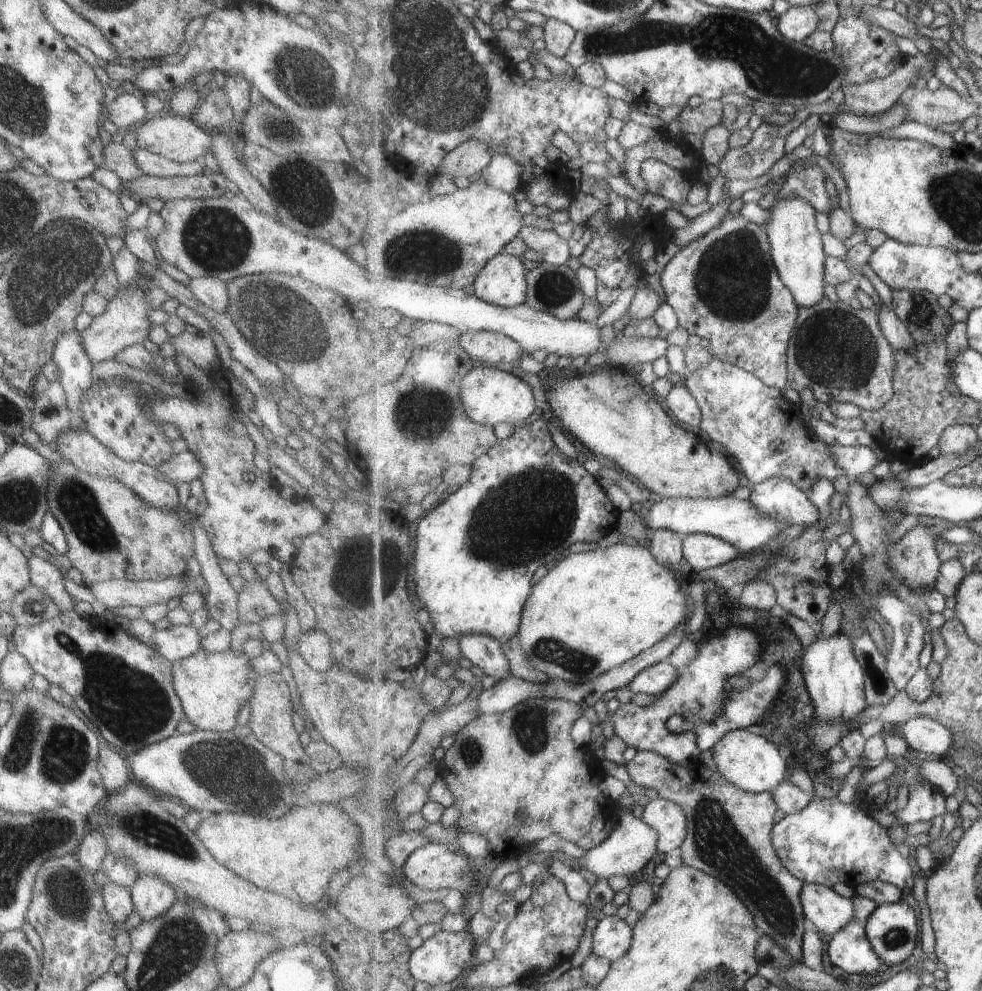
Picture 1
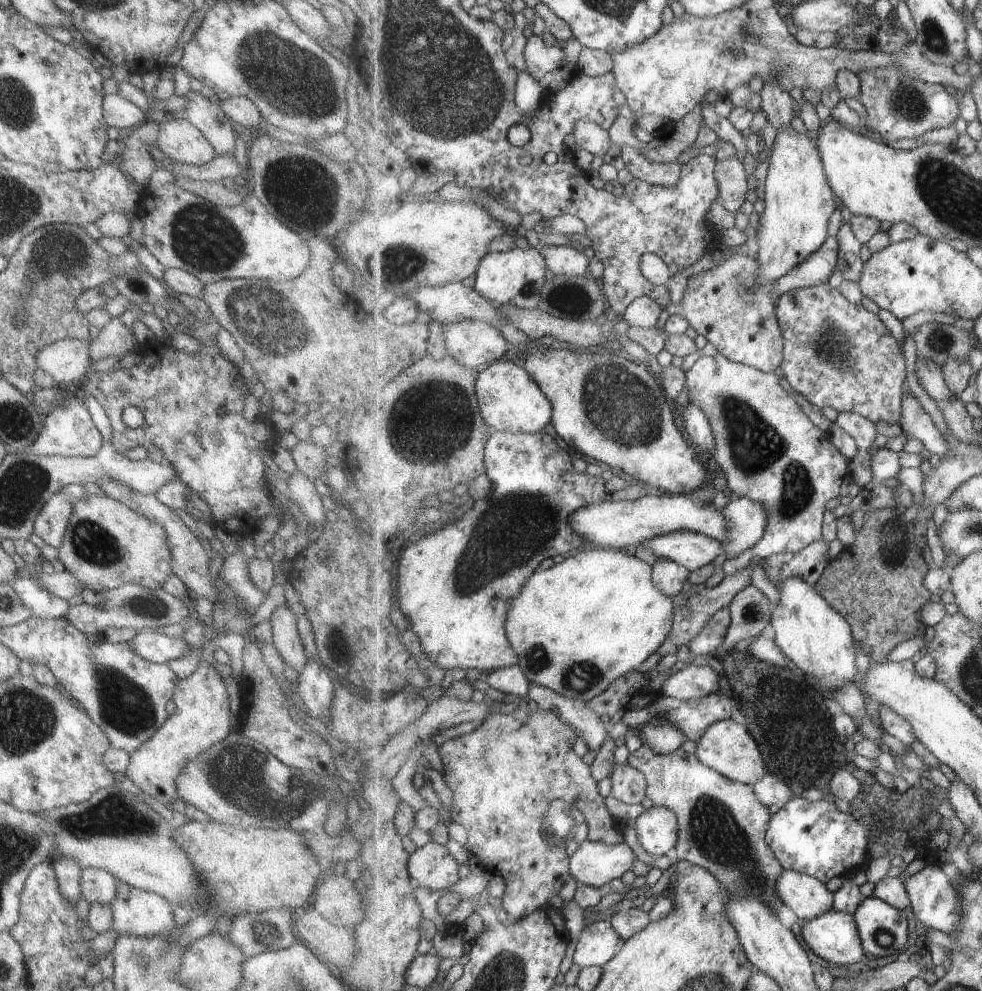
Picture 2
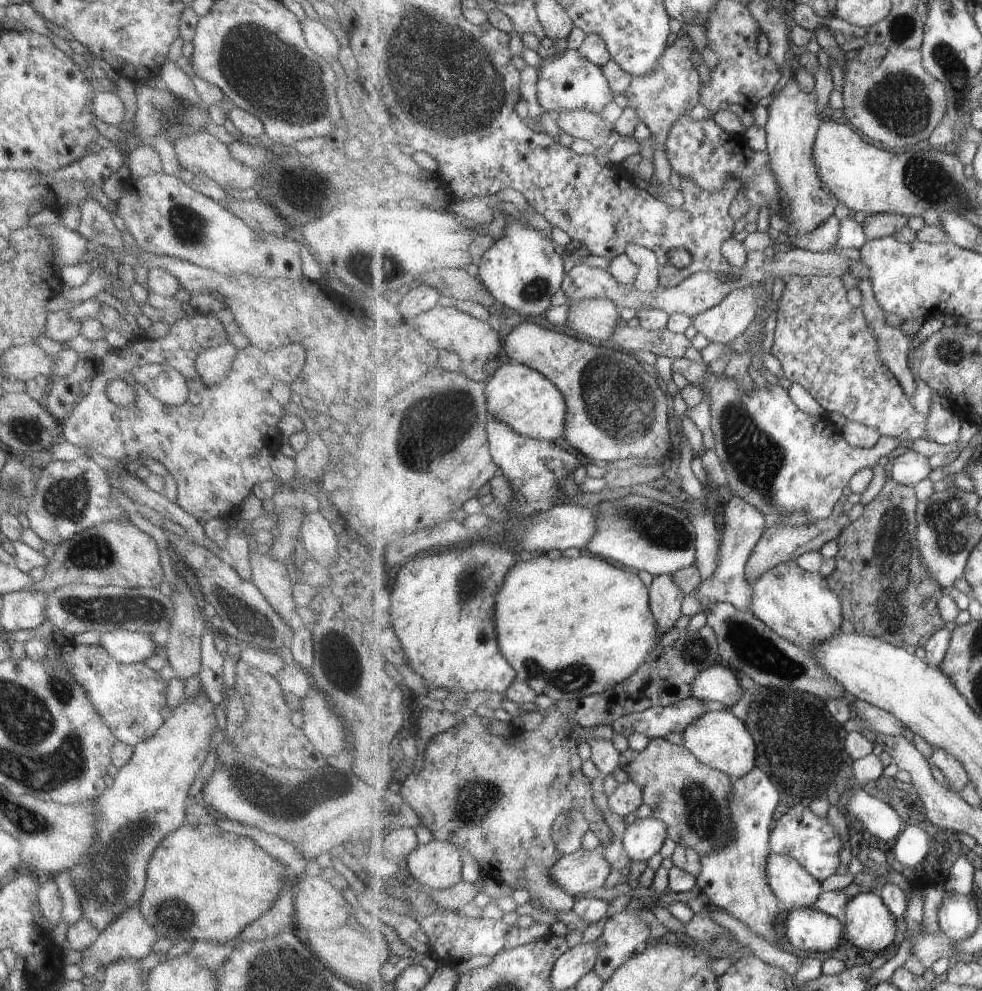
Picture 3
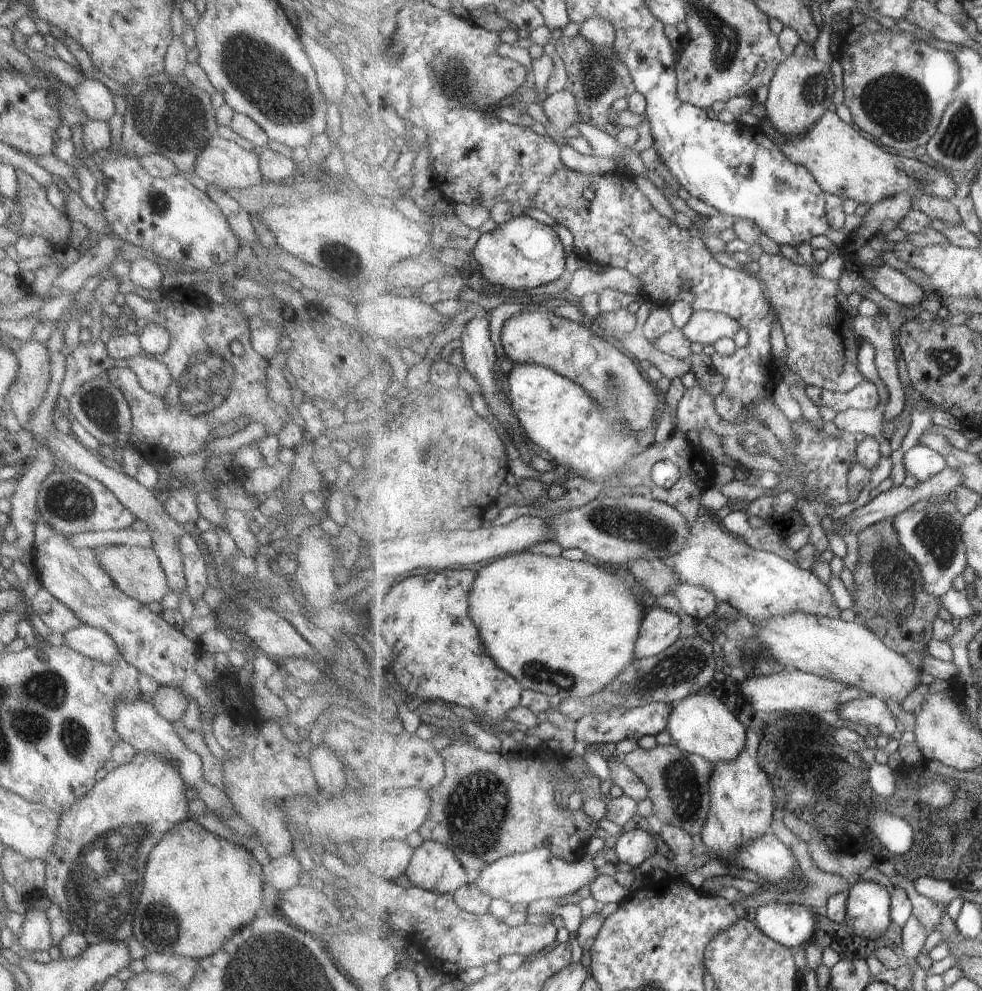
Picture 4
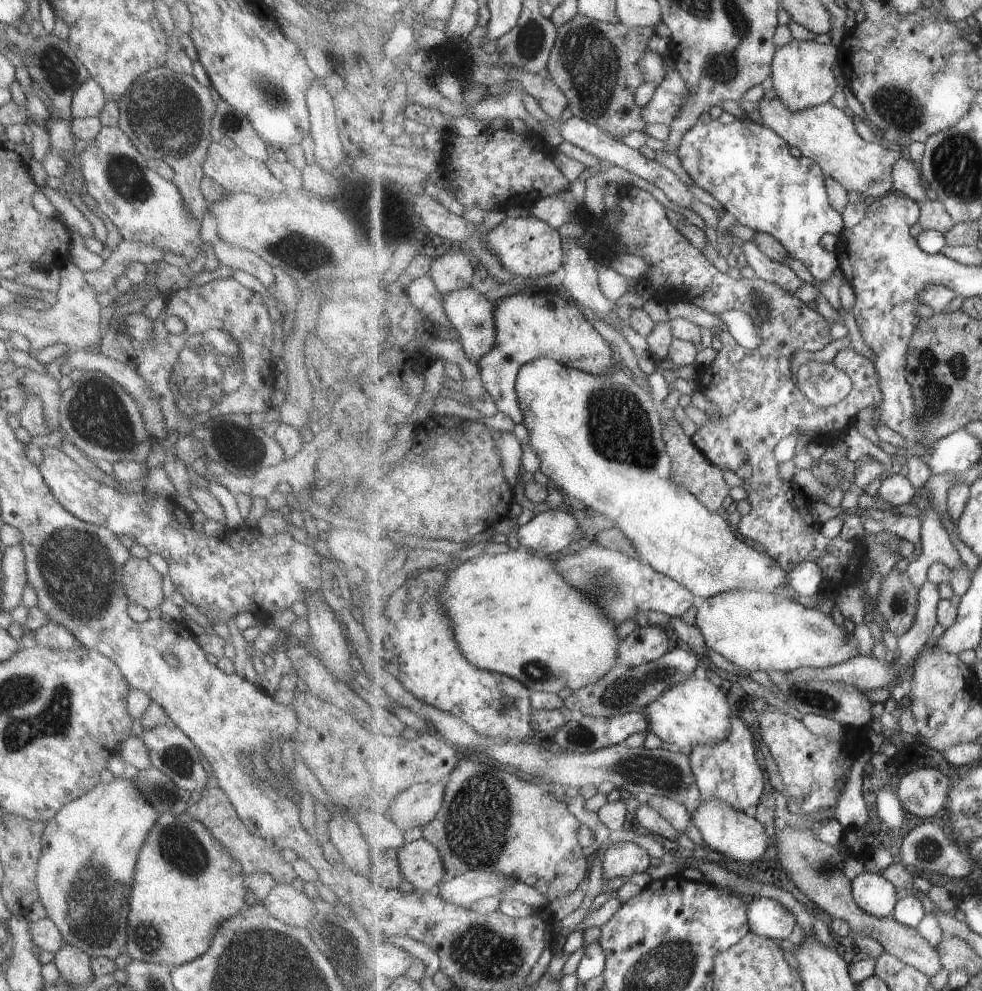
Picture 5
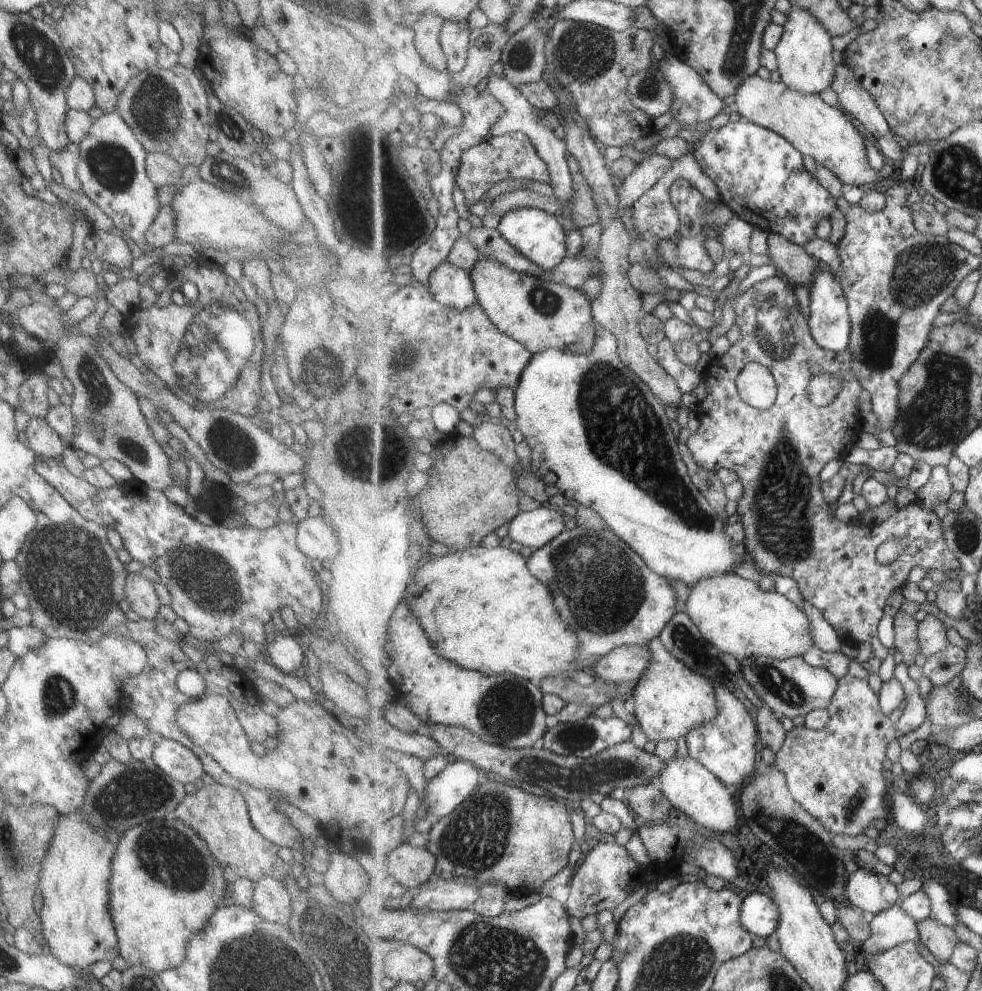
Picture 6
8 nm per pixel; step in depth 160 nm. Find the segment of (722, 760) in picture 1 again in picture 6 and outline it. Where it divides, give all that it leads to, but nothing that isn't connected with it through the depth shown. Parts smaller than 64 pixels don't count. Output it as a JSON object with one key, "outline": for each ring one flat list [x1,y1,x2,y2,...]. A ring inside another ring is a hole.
{"outline":[[660,636,654,638,651,650,654,652,652,665,637,680,634,690,635,718,649,741,681,740,693,730,709,725,720,712,716,684,673,656]]}

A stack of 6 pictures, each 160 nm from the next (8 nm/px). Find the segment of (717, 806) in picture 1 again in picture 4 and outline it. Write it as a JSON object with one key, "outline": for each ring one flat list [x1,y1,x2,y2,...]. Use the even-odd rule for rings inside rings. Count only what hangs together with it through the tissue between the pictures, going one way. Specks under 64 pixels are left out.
{"outline":[[673,744,657,745,651,749,637,747,623,756,624,763,647,788,651,809,663,824,670,824,689,834,701,834,712,808,712,776,714,766,709,759,680,750]]}

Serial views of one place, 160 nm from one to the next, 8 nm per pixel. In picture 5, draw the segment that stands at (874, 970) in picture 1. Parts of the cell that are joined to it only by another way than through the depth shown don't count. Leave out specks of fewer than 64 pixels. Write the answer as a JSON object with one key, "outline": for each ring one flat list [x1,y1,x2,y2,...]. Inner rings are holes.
{"outline":[[756,897,748,904,748,919,754,933,778,941,791,938,798,925,796,914,769,897]]}

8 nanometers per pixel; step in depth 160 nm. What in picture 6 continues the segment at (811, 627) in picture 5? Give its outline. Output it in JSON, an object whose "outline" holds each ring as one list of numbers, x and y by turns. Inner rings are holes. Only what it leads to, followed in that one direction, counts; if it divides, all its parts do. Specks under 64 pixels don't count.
{"outline":[[736,573,704,579,691,587,686,612,709,644,720,652,732,654,739,662,757,657,804,658,805,653,817,648,809,617,803,609,773,589,763,591,759,584]]}

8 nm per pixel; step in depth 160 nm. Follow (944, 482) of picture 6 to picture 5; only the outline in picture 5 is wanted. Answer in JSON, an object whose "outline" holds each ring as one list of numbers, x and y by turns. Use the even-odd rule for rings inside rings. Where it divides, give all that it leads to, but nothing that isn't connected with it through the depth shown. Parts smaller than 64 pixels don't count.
{"outline":[[921,499,917,507,923,508,925,513,921,524,921,555,915,560,907,572,912,576,918,592,927,580,927,572,933,562,942,562,952,572,957,571,962,566,961,556,957,548,951,542,951,537,947,536,945,528,941,526,940,512,932,506,928,499]]}

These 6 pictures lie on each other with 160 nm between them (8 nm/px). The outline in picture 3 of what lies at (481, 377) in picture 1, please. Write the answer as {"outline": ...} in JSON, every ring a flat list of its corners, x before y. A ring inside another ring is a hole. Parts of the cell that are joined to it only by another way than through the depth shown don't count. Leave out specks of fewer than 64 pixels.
{"outline":[[509,362,496,367,488,380,488,412,519,434,542,441,557,440,566,431,566,398,543,373,521,363]]}

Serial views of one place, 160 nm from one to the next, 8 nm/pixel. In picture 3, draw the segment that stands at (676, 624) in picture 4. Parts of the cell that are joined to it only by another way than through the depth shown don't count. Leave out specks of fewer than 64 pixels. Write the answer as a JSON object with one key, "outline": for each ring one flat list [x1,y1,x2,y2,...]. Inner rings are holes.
{"outline":[[674,574,653,576,650,584,650,601,662,635,671,632,677,619,683,616,682,602,685,595]]}

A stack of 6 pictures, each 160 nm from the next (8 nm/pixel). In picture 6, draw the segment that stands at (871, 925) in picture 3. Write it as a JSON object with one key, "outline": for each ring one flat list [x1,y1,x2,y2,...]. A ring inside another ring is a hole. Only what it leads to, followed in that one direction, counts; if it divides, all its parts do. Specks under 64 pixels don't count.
{"outline":[[861,868,850,874,846,884,846,895,851,906,860,908,869,916,876,916,903,900,899,888,887,878,887,875]]}

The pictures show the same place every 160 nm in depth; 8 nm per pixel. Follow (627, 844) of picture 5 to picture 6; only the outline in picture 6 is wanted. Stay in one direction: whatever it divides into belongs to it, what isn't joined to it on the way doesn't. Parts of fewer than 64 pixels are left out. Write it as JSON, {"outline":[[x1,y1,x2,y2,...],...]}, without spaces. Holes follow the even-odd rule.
{"outline":[[600,843,583,858,583,864,574,870,569,880,570,893,565,907,570,916,579,920,589,914,599,914,603,910,613,910,623,904,633,892,641,888,645,867,639,865,625,846,613,843]]}

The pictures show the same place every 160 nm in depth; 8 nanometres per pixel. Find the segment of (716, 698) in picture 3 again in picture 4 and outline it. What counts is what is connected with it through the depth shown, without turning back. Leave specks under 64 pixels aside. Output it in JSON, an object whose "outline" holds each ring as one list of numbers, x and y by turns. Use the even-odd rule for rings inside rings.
{"outline":[[790,670,783,675,770,677,746,677,743,682,734,683,735,692,743,694,742,698,755,710,793,712,793,710,811,710,811,712,826,712,828,717,835,716,841,703,849,702,852,698,868,694,859,689,848,687,843,683,799,670]]}

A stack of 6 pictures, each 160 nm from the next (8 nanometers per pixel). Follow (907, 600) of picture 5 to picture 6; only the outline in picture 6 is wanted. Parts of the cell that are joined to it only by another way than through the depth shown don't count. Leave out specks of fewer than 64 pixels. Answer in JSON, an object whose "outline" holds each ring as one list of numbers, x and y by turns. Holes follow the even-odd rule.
{"outline":[[901,608,894,614,893,623,895,628,895,641,893,646,903,654,903,662,918,657,918,630,920,616,906,613]]}

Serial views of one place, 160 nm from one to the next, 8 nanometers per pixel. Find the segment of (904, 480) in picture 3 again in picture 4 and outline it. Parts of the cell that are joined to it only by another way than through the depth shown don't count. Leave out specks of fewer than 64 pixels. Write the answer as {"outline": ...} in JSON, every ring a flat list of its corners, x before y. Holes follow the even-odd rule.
{"outline":[[919,444,904,453,902,461,906,474,911,473,920,483,932,479,948,466,941,453]]}

